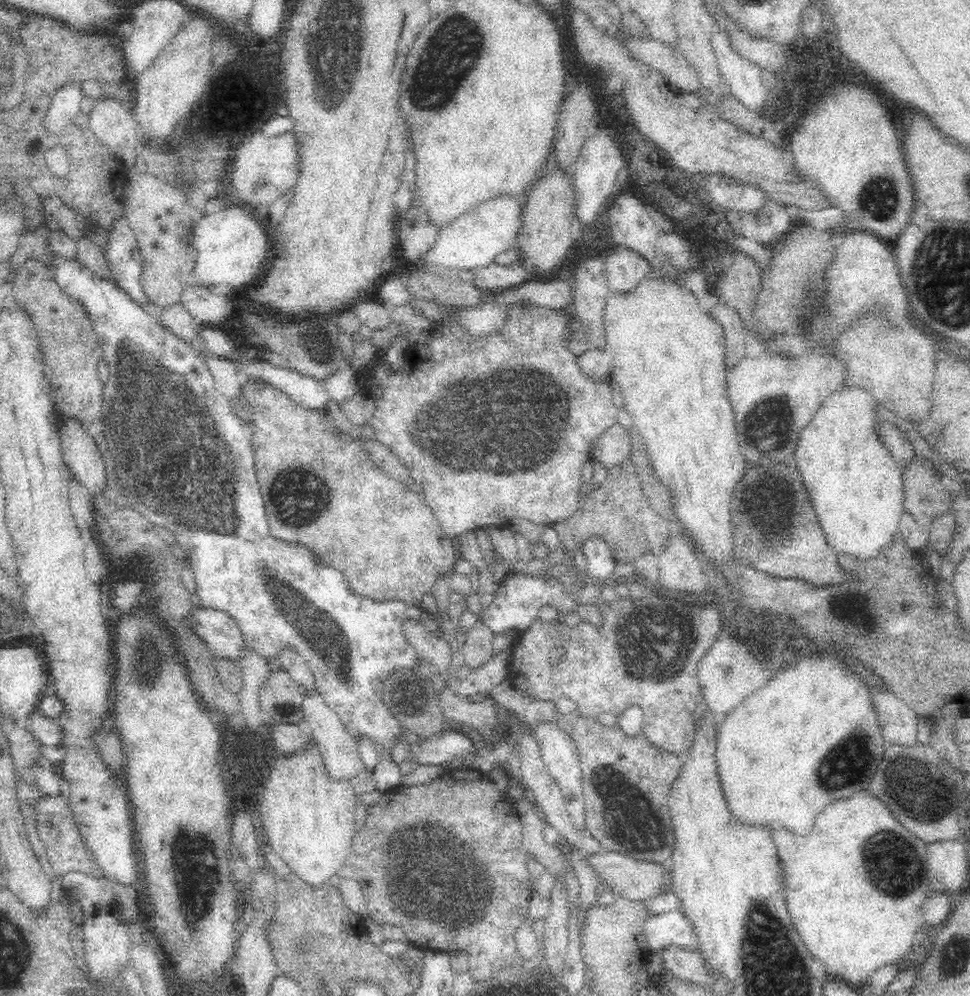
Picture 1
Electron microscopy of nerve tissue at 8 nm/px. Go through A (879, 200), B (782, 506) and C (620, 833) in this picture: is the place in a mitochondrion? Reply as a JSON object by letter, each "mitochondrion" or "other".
{"A":"mitochondrion","B":"mitochondrion","C":"other"}

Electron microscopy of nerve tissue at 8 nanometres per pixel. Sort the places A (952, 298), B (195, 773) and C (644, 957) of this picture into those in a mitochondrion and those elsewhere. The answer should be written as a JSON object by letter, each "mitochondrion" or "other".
{"A":"mitochondrion","B":"other","C":"other"}

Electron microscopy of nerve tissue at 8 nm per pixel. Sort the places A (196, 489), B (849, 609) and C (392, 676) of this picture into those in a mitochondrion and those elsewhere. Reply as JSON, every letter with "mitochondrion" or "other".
{"A":"mitochondrion","B":"other","C":"other"}

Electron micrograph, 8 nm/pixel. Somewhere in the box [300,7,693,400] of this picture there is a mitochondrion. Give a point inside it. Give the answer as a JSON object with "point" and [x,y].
{"point":[455,45]}

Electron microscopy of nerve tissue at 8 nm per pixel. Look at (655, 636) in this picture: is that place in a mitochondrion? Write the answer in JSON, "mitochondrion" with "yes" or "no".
{"mitochondrion":"yes"}

